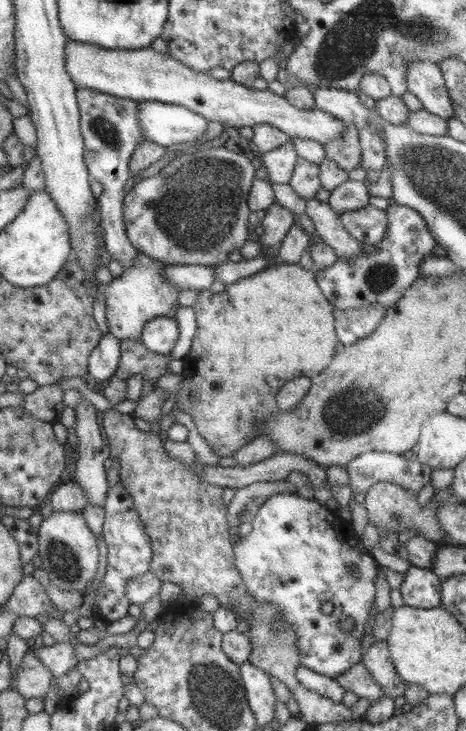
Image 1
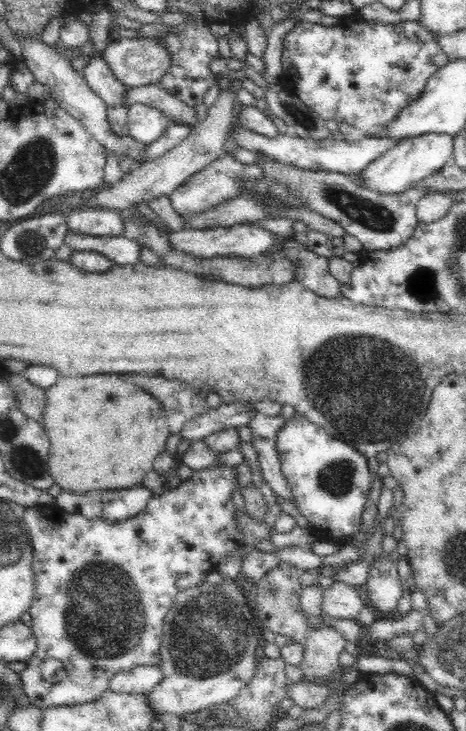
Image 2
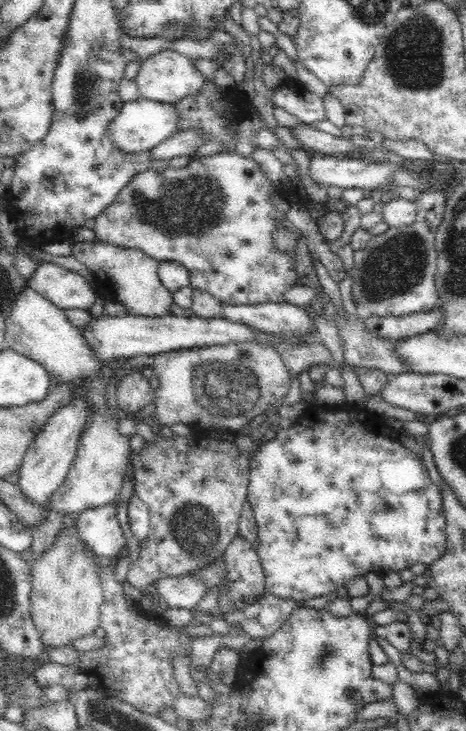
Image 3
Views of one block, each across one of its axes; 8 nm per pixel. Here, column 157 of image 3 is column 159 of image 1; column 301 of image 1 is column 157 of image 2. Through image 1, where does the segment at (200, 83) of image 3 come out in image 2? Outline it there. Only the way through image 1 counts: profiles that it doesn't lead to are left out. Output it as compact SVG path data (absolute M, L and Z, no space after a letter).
M136 103L127 107L127 135L144 144L164 134L171 120L157 108Z

